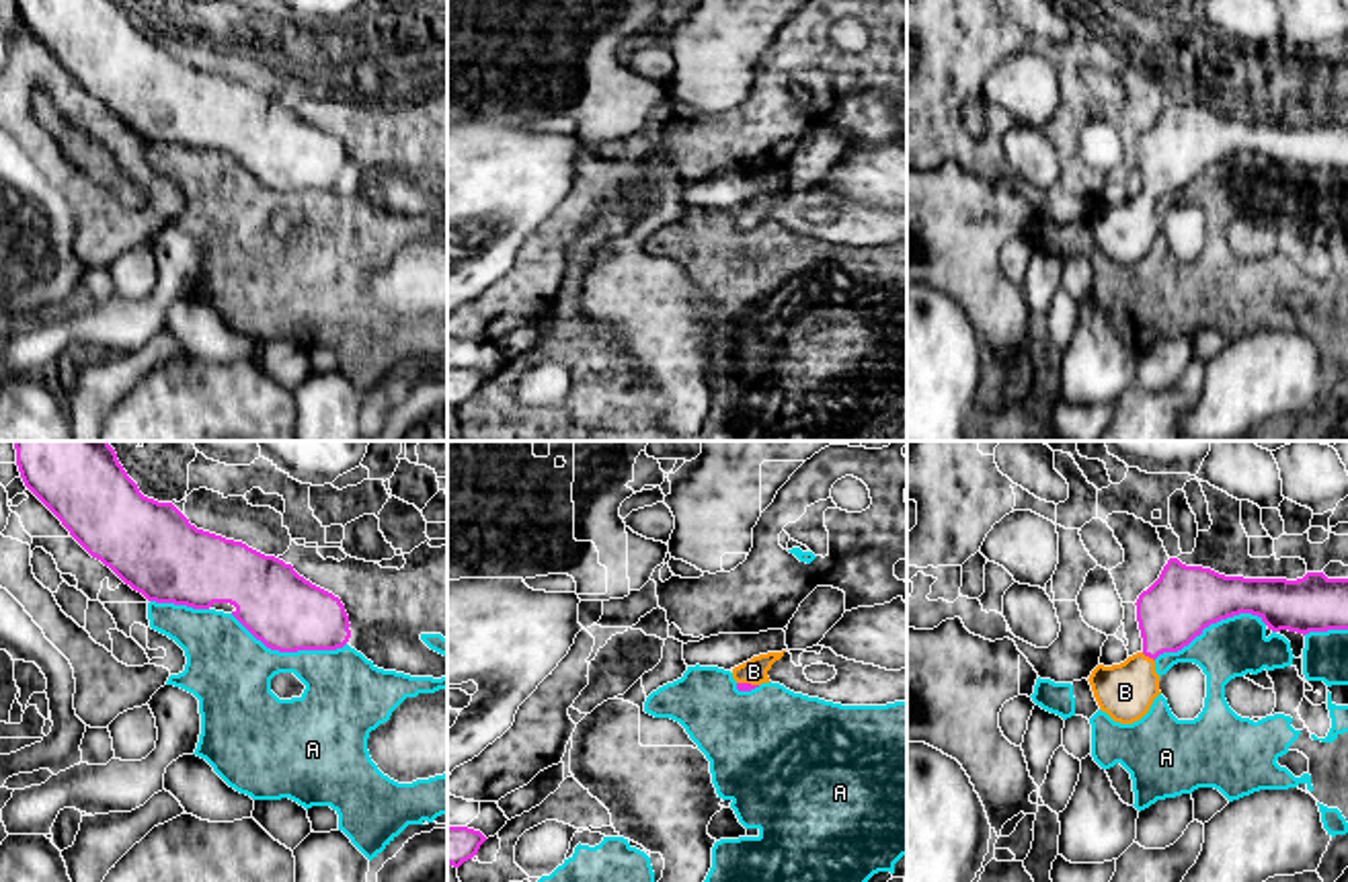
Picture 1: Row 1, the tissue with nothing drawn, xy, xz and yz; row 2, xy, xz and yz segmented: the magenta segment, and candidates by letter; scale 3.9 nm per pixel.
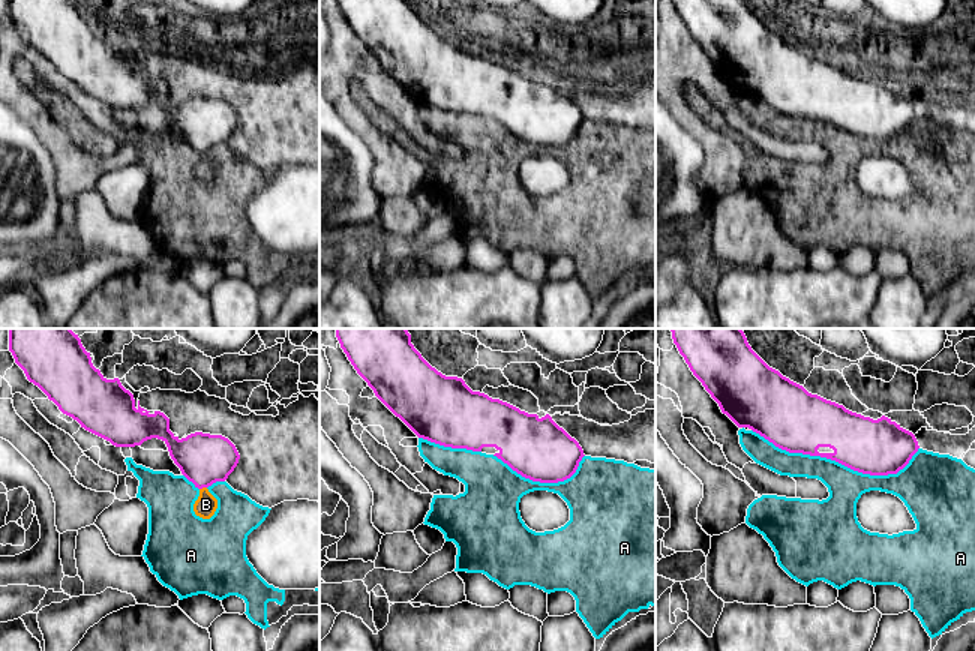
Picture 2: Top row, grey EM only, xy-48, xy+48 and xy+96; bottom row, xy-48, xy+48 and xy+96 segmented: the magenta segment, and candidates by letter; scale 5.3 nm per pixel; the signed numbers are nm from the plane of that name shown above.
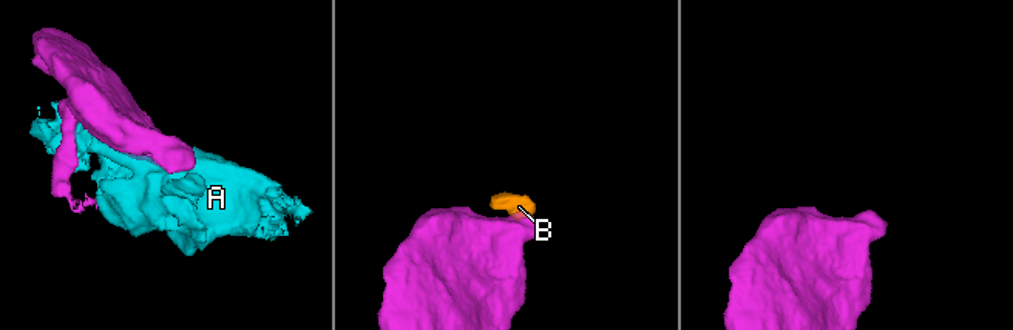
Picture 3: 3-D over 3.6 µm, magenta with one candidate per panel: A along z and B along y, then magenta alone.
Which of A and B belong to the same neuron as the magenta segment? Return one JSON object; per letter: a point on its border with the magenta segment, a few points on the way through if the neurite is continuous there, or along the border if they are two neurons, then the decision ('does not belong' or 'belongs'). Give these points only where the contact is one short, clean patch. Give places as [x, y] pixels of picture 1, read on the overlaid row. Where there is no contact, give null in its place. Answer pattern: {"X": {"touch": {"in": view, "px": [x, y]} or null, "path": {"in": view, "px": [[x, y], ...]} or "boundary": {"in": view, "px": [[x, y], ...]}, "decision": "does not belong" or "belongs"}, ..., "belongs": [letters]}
{"A": {"touch": {"in": "yz", "px": [1209, 624]}, "decision": "does not belong"}, "B": {"touch": {"in": "yz", "px": [1147, 655]}, "path": {"in": "yz", "px": [[1182, 602], [1147, 655], [1135, 682], [1125, 692]]}, "decision": "belongs"}, "belongs": ["B"]}

